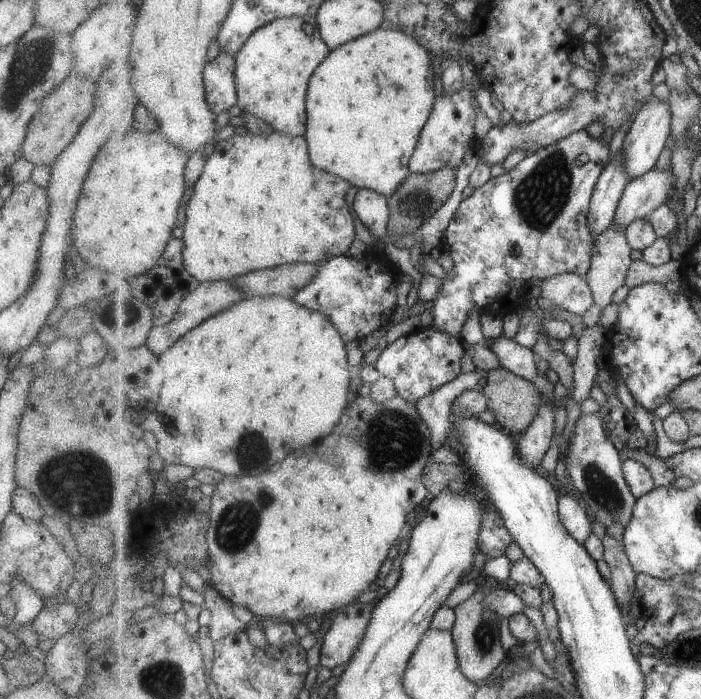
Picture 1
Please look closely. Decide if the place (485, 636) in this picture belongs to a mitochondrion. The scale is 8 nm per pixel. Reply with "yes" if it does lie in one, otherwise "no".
yes

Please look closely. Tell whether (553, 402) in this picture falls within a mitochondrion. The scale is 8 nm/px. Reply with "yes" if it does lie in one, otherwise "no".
no

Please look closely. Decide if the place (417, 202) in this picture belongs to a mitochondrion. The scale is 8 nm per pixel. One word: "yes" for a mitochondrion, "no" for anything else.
yes

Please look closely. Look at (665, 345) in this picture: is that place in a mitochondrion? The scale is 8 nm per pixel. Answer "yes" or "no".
no

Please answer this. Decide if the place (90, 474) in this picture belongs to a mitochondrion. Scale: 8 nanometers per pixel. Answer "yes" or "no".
yes

